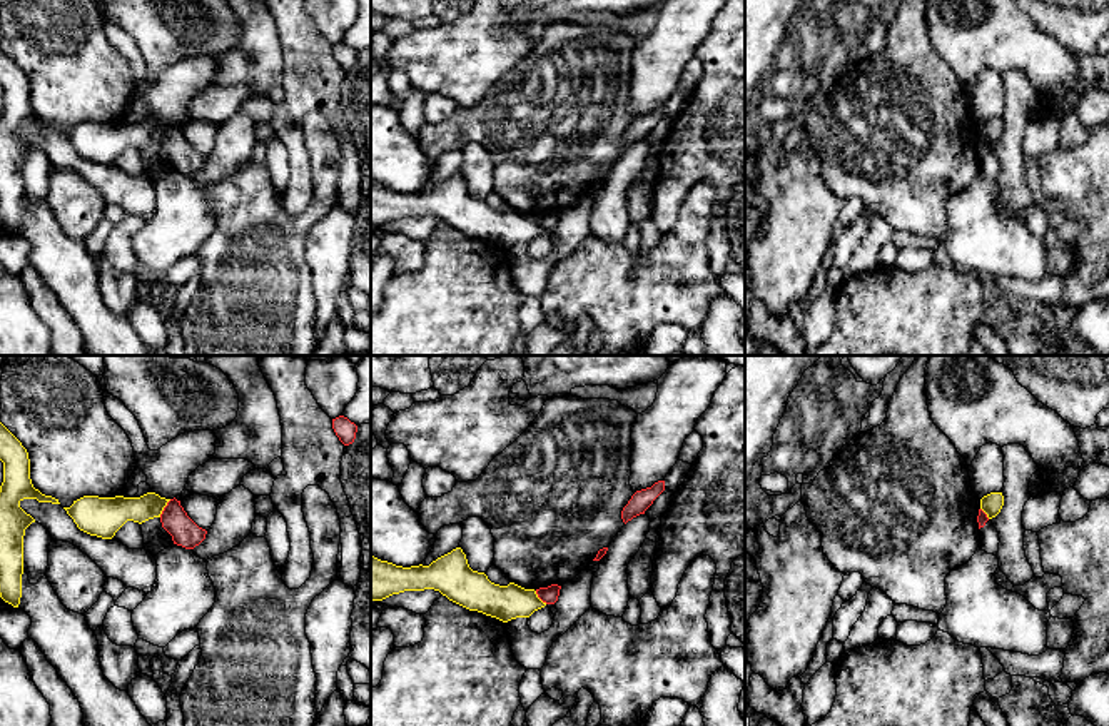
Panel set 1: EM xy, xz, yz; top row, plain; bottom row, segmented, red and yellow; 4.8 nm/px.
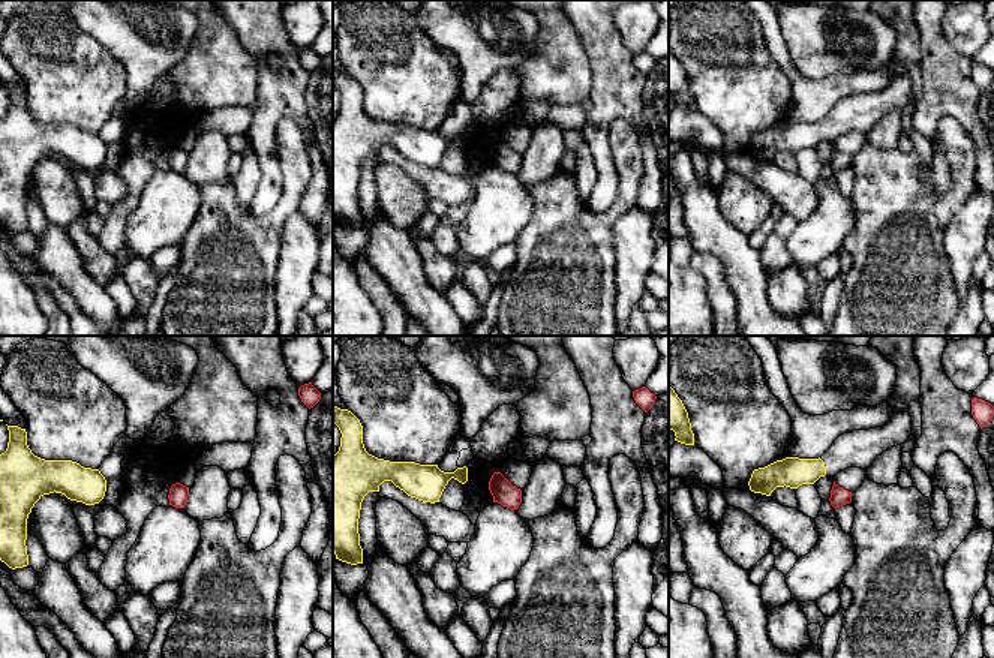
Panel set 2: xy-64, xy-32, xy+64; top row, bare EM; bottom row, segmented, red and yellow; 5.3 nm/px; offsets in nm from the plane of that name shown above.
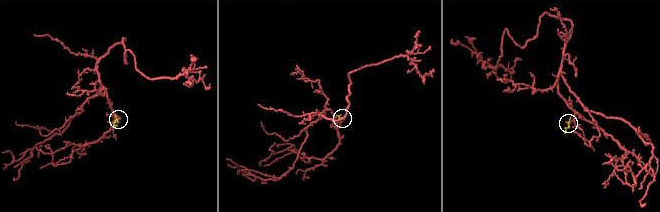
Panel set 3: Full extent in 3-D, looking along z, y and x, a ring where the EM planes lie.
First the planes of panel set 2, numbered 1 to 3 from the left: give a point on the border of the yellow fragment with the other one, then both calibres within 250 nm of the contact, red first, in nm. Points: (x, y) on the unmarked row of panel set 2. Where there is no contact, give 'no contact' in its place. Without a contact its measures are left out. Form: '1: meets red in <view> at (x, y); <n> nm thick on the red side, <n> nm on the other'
1: no contact
2: no contact
3: no contact

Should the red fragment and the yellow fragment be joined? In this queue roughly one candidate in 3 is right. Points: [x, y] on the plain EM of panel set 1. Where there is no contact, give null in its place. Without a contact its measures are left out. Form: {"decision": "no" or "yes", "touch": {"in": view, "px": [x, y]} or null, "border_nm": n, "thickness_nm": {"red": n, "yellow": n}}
{"decision": "no", "touch": {"in": "xy", "px": [164, 134]}, "border_nm": 110, "thickness_nm": {"red": 140, "yellow": 160}}

